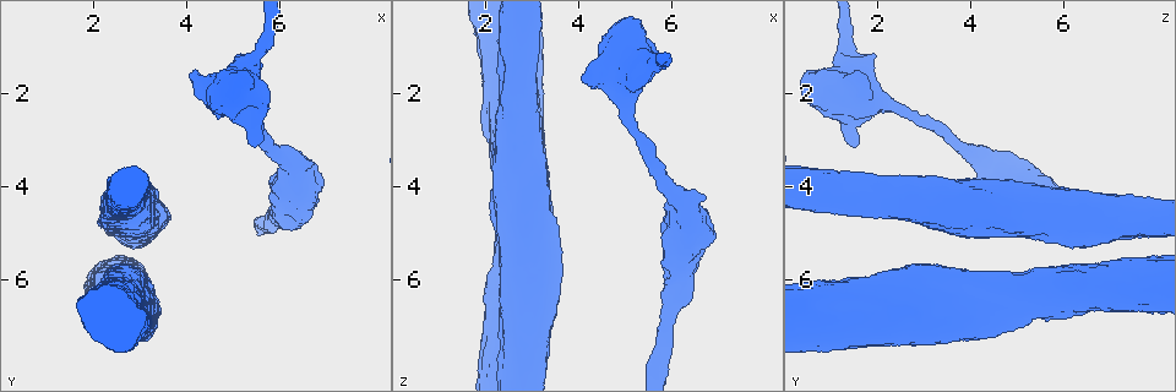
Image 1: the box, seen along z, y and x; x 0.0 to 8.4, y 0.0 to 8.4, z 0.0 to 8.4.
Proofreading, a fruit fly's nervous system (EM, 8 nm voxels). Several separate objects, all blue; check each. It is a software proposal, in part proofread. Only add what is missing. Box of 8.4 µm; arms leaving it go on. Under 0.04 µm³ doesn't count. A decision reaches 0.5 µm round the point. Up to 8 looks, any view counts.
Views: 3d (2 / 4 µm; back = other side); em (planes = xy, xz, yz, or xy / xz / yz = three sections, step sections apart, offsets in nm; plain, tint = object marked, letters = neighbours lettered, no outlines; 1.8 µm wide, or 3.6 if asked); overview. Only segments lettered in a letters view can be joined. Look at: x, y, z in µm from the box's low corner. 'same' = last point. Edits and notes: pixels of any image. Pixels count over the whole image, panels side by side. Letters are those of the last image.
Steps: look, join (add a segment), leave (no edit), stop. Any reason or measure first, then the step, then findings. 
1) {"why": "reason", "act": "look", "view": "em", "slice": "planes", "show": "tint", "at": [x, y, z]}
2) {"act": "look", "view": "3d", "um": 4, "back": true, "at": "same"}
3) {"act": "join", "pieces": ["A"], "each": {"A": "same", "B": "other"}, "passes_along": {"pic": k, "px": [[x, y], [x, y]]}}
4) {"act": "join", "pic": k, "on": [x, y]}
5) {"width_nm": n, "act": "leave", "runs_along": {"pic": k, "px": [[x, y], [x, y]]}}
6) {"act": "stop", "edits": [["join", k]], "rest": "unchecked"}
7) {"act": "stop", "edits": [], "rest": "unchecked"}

{"why": "free end", "act": "look", "view": "3d", "um": 4, "back": true, "at": [2.35, 5.95, 1.80]}

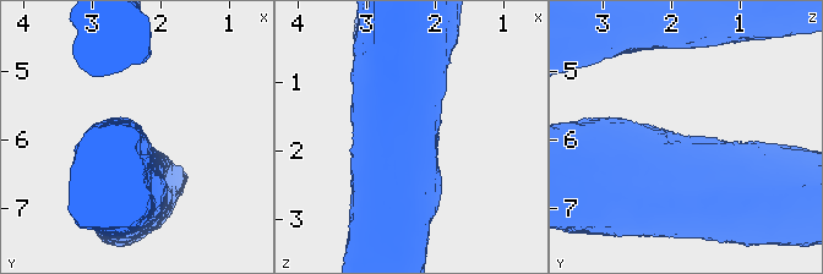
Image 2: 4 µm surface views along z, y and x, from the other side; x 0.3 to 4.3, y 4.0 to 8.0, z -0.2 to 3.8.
{"why": "shape alone is not enough", "act": "look", "view": "em", "um": 3.6, "slice": "xy", "step": 4, "show": "tint", "at": "same"}

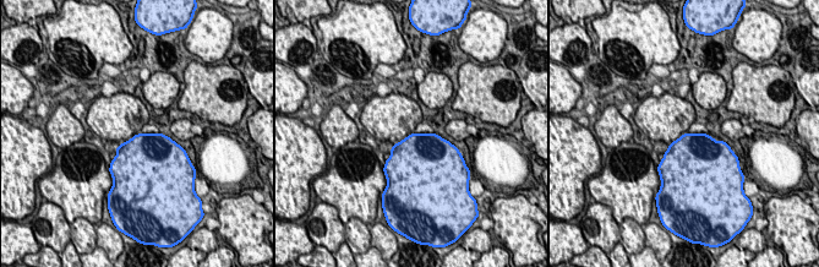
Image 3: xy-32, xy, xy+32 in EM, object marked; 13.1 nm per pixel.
{"act": "look", "view": "em", "um": 3.6, "slice": "xy", "step": 4, "show": "letters", "at": "same"}

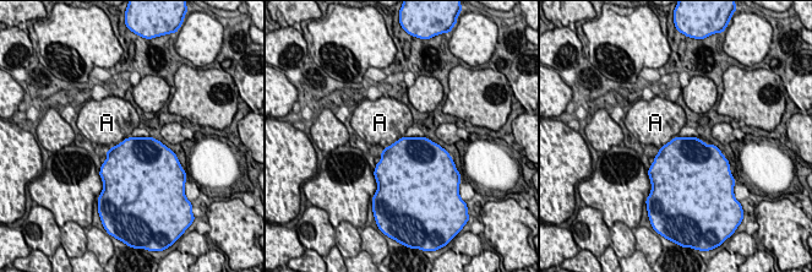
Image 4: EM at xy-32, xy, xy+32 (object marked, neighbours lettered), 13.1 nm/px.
{"act": "leave", "each": {"A": "other"}, "border": {"pic": 4, "px": [[130, 136], [108, 150]]}, "found": "no lettered segment goes on from it"}

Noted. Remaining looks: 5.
{"act": "look", "view": "3d", "um": 4, "at": [5.40, 3.15, 1.55]}

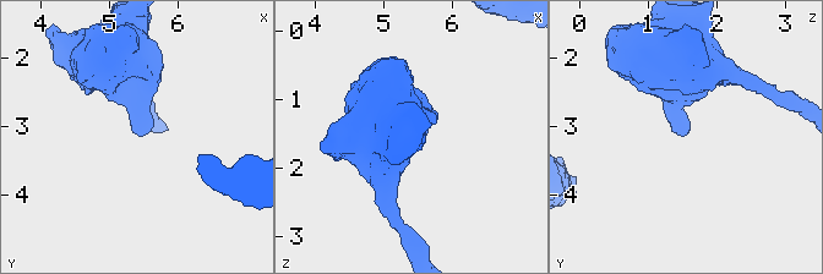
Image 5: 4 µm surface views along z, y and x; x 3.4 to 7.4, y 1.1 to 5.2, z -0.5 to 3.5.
{"why": "now the EM", "act": "look", "view": "em", "um": 3.6, "slice": "planes", "show": "letters", "at": [5.45, 3.15, 1.55]}

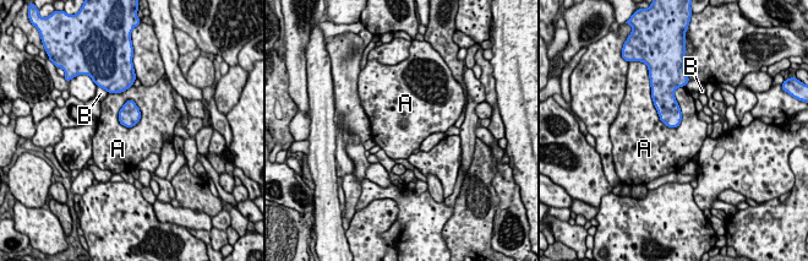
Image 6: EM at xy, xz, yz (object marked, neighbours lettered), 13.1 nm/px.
{"act": "leave", "each": {"A": "other", "B": "other"}, "found": "none of them fits"}

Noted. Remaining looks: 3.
{"why": "thick end", "act": "look", "view": "em", "um": 3.6, "slice": "planes", "show": "letters", "at": [4.05, 1.65, 1.70]}

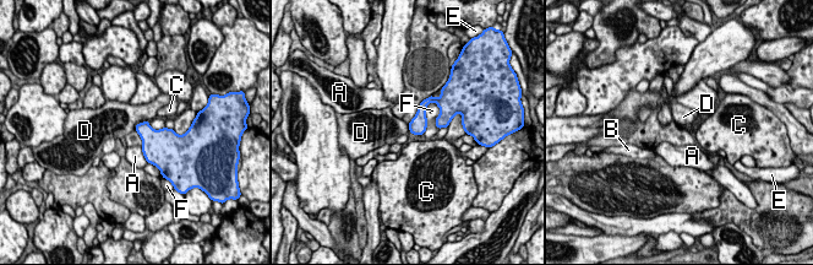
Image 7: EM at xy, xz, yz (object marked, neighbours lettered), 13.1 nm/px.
{"act": "leave", "each": {"A": "other", "B": "other", "C": "other", "D": "other", "E": "other", "F": "other"}, "found": "none of them fits"}

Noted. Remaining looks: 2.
{"act": "stop", "edits": [], "rest": "unchecked"}

